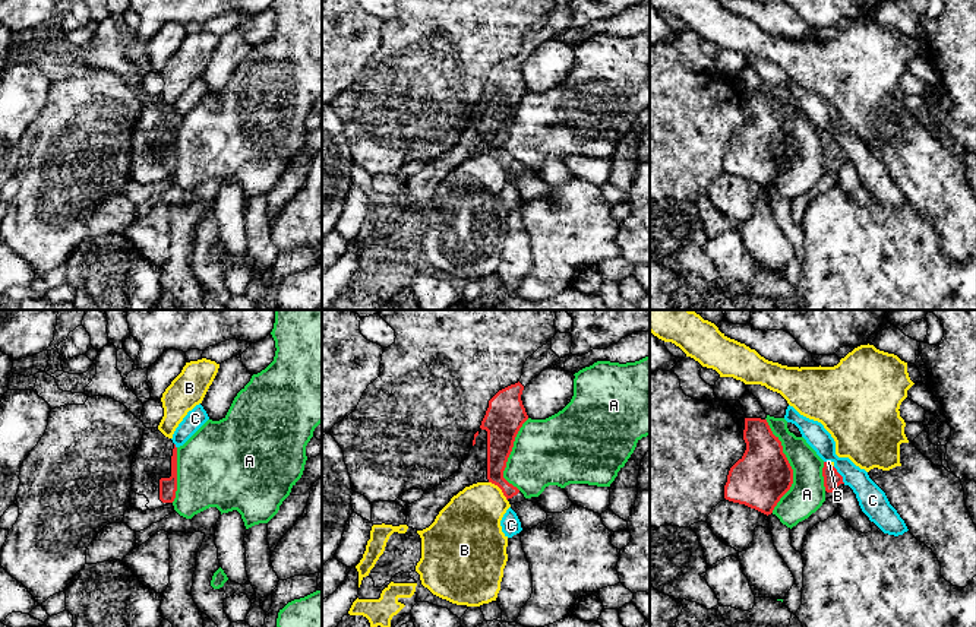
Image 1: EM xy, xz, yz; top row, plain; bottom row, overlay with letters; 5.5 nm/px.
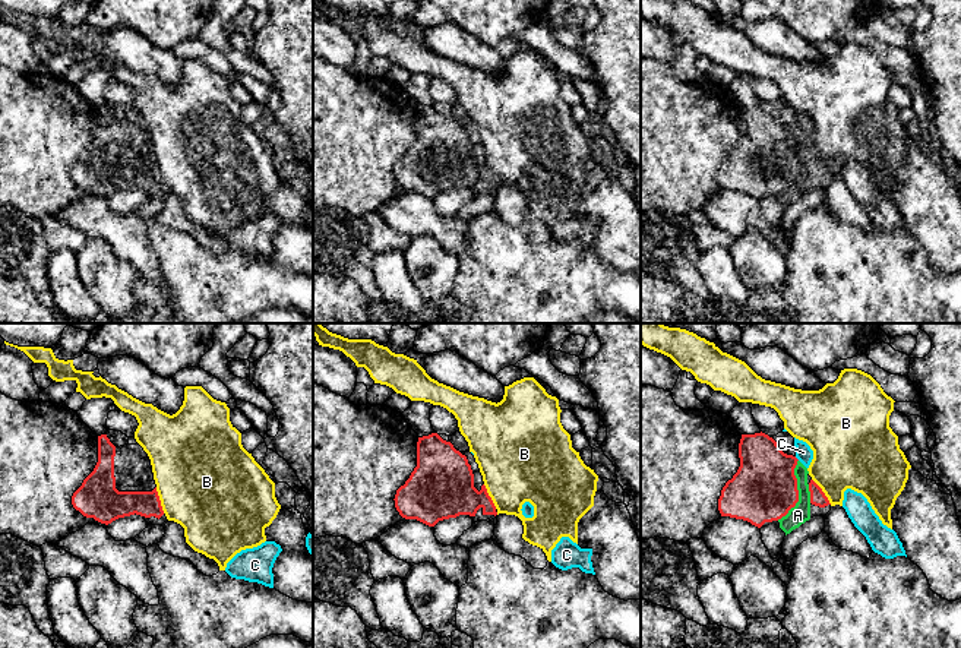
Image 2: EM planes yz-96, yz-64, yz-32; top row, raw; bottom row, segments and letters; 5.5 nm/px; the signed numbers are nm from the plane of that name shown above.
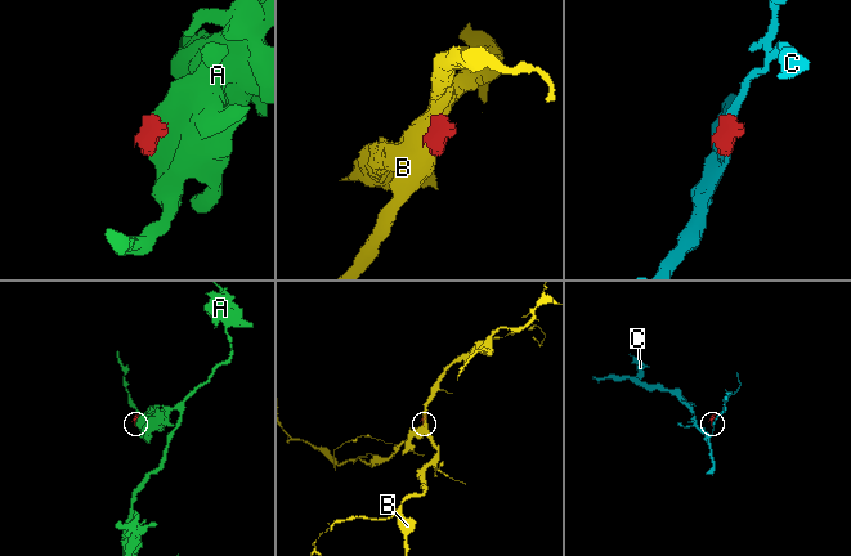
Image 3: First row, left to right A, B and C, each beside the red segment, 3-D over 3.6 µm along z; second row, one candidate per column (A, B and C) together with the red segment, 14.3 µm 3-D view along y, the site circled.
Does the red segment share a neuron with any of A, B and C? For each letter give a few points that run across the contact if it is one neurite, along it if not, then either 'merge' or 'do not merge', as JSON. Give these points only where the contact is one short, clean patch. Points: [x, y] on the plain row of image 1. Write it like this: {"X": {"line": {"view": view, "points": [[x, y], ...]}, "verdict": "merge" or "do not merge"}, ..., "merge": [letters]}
{"A": {"verdict": "do not merge"}, "B": {"line": {"view": "xz", "points": [[489, 154], [501, 162], [507, 173]]}, "verdict": "do not merge"}, "C": {"line": {"view": "yz", "points": [[833, 139], [845, 155]]}, "verdict": "do not merge"}, "merge": []}

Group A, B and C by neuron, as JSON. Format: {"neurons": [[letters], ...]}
{"neurons": [["A"], ["B"], ["C"]]}

